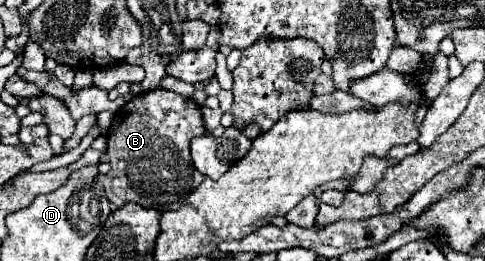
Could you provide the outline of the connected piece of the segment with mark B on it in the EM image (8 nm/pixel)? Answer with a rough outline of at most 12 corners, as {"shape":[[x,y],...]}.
{"shape":[[142,92],[116,112],[96,180],[118,208],[178,210],[204,176],[192,98]]}

